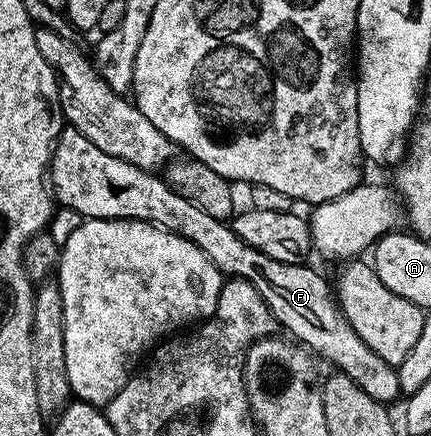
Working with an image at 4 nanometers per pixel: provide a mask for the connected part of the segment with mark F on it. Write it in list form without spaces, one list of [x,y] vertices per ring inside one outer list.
[[[67,124],[59,133],[59,139],[55,141],[55,148],[51,151],[49,189],[54,201],[60,207],[68,206],[69,209],[76,210],[80,214],[78,216],[80,219],[129,218],[133,222],[152,222],[155,226],[171,230],[185,240],[197,244],[197,248],[201,248],[201,252],[205,252],[205,256],[209,256],[209,260],[213,260],[213,264],[219,269],[220,274],[249,280],[249,284],[253,284],[253,288],[257,288],[257,292],[261,292],[261,300],[265,300],[276,323],[282,329],[284,326],[288,330],[286,333],[296,343],[302,344],[308,351],[318,355],[320,359],[322,359],[321,357],[328,358],[335,365],[332,367],[338,373],[351,377],[361,389],[369,392],[369,396],[373,396],[373,400],[391,404],[395,397],[400,397],[398,369],[392,363],[381,360],[381,356],[377,356],[377,352],[373,352],[373,348],[369,348],[369,344],[365,344],[365,340],[361,340],[361,336],[355,334],[354,328],[347,323],[347,319],[340,311],[336,295],[333,293],[332,283],[330,286],[311,267],[311,264],[302,266],[285,264],[257,252],[257,248],[245,244],[245,240],[238,238],[224,219],[209,216],[205,212],[201,212],[201,208],[197,208],[197,204],[189,204],[189,200],[177,196],[177,192],[173,192],[173,188],[167,185],[158,173],[137,168],[117,156],[109,156],[109,152],[101,152],[101,148],[97,148],[97,144],[93,144],[93,140],[89,140],[80,130]]]

